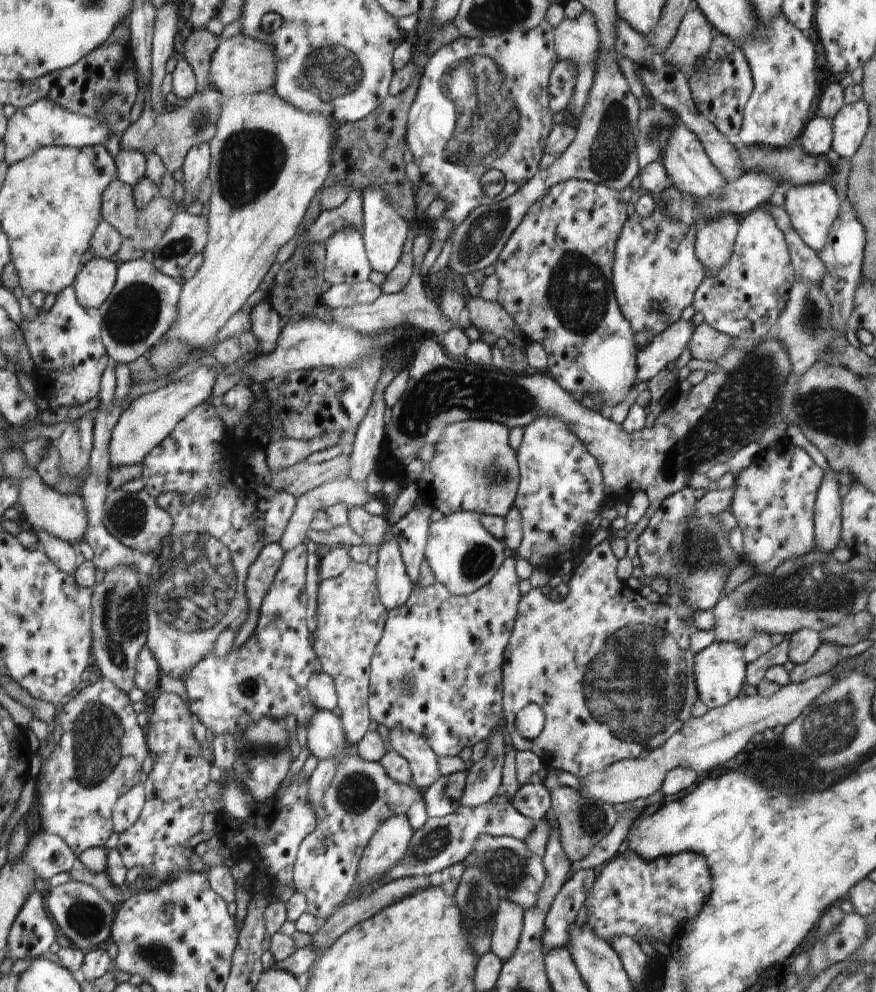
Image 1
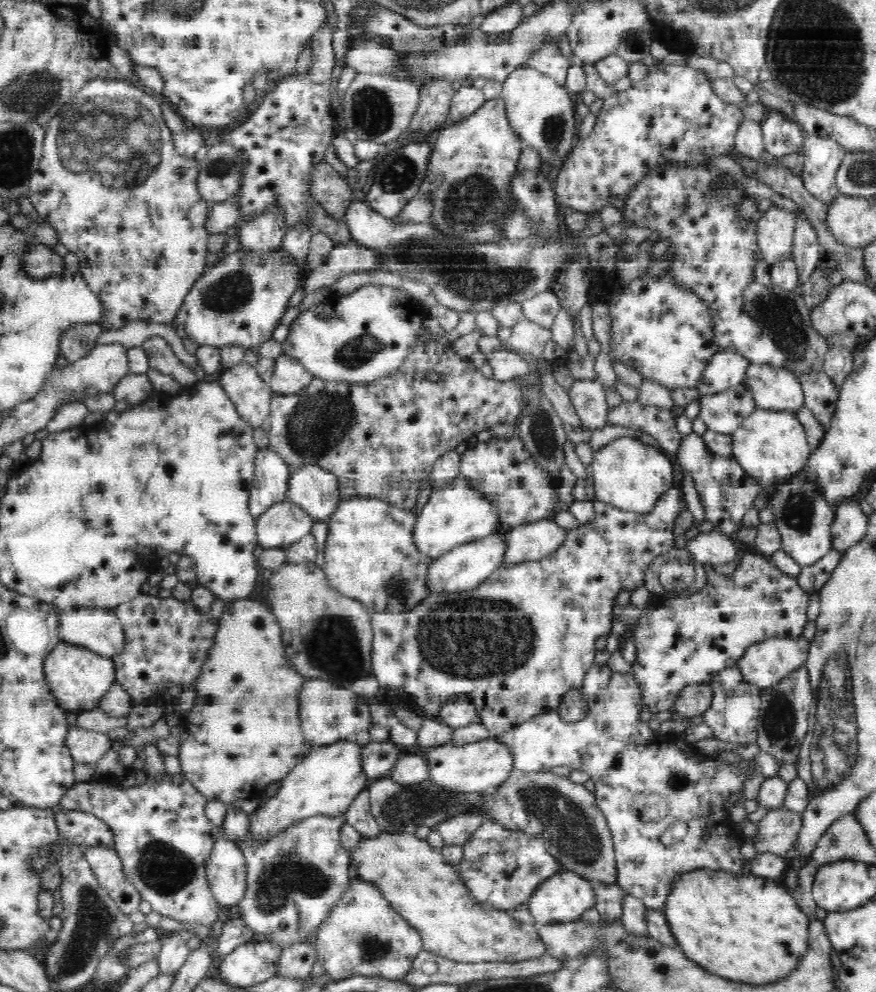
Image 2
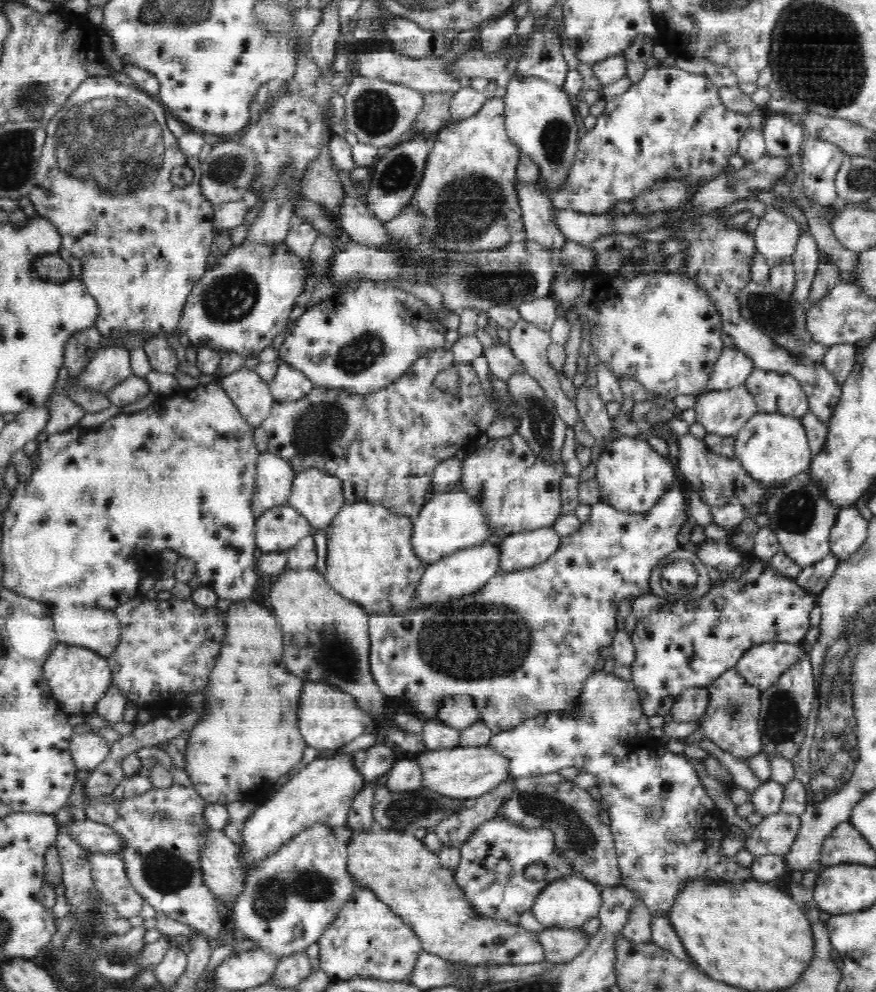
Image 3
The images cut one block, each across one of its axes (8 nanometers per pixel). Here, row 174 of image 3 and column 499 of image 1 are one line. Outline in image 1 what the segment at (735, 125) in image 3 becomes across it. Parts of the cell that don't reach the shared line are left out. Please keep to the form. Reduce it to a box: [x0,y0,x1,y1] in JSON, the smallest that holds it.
[368,555,520,757]

